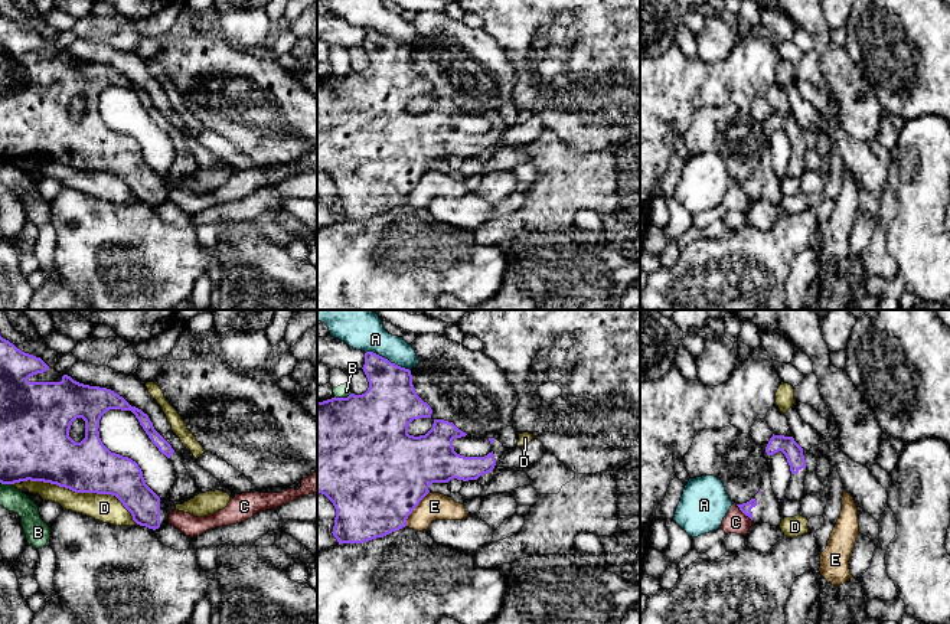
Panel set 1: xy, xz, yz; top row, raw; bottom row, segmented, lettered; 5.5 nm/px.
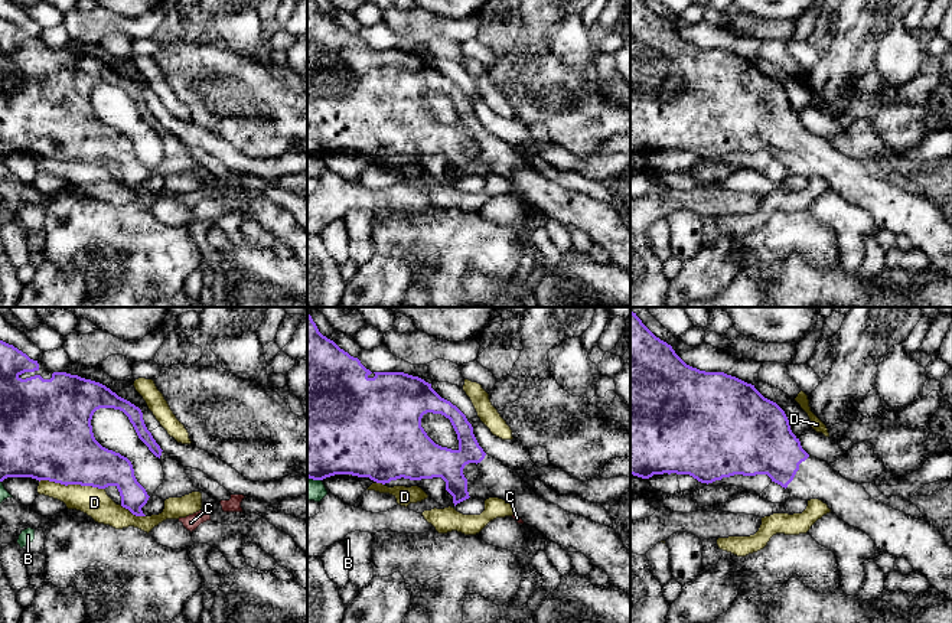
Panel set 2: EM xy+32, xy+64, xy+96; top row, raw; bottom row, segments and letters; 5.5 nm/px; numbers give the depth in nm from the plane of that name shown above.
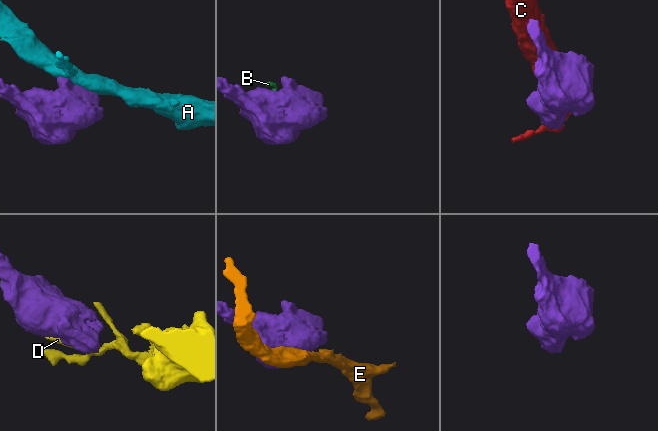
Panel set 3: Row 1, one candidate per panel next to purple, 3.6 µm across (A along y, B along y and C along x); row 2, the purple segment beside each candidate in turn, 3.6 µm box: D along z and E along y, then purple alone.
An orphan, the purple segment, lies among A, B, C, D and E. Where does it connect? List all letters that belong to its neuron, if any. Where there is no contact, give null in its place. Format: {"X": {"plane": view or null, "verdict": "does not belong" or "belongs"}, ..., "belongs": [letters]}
{"A": {"plane": "xz", "verdict": "does not belong"}, "B": {"plane": "xz", "verdict": "does not belong"}, "C": {"plane": "yz", "verdict": "does not belong"}, "D": {"plane": "xy", "verdict": "does not belong"}, "E": {"plane": "xz", "verdict": "does not belong"}, "belongs": []}

